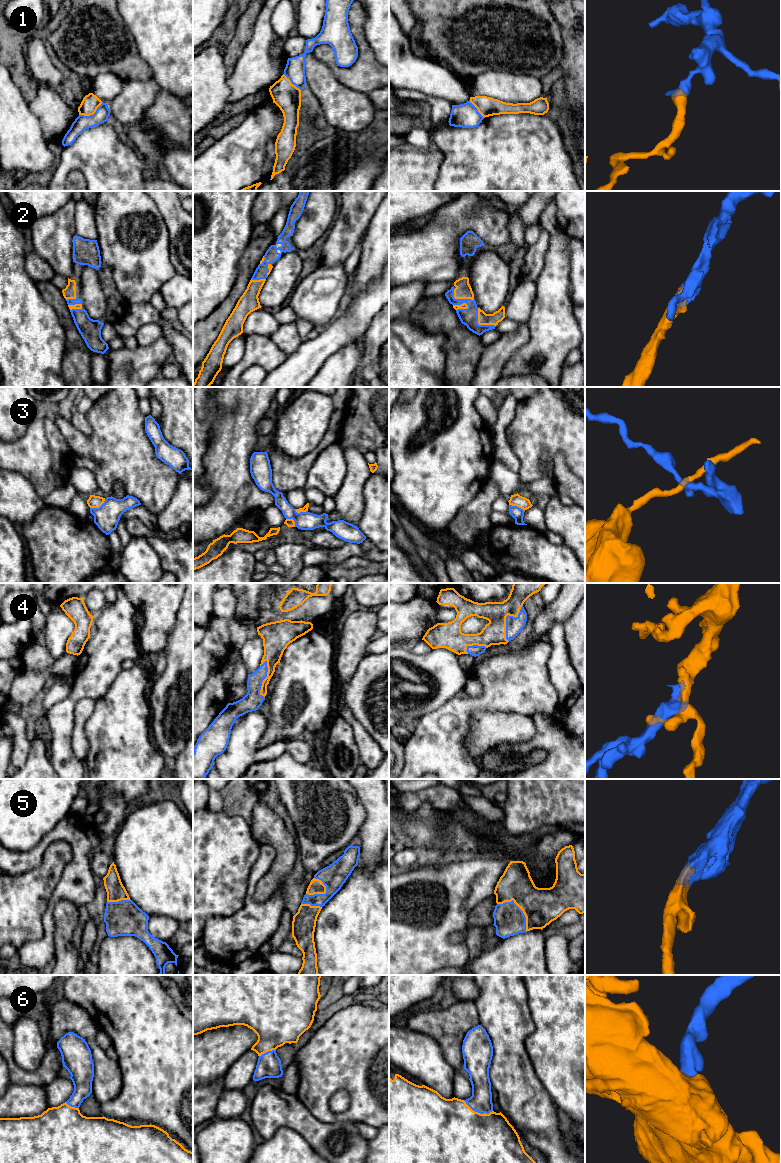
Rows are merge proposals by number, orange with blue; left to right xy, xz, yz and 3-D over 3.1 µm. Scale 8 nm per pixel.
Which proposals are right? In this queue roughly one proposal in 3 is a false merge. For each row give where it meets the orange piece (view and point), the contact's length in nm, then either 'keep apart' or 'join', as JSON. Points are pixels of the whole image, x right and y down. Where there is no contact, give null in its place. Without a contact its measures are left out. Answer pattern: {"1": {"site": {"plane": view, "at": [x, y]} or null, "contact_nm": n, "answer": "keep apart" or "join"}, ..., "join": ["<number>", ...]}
{"1": {"site": {"plane": "xy", "at": [91, 114]}, "contact_nm": 220, "answer": "keep apart"}, "2": {"site": {"plane": "yz", "at": [479, 324]}, "contact_nm": 220, "answer": "join"}, "3": {"site": {"plane": "xy", "at": [98, 507]}, "contact_nm": 150, "answer": "keep apart"}, "4": {"site": {"plane": "yz", "at": [505, 619]}, "contact_nm": 320, "answer": "join"}, "5": {"site": {"plane": "yz", "at": [519, 907]}, "contact_nm": 340, "answer": "join"}, "6": {"site": {"plane": "yz", "at": [477, 1112]}, "contact_nm": 260, "answer": "join"}, "join": ["2", "4", "5", "6"]}

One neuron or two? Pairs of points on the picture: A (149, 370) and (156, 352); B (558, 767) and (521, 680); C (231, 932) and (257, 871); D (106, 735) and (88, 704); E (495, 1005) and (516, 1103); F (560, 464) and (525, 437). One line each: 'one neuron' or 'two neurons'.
A: one neuron
B: two neurons
C: one neuron
D: two neurons
E: one neuron
F: two neurons

